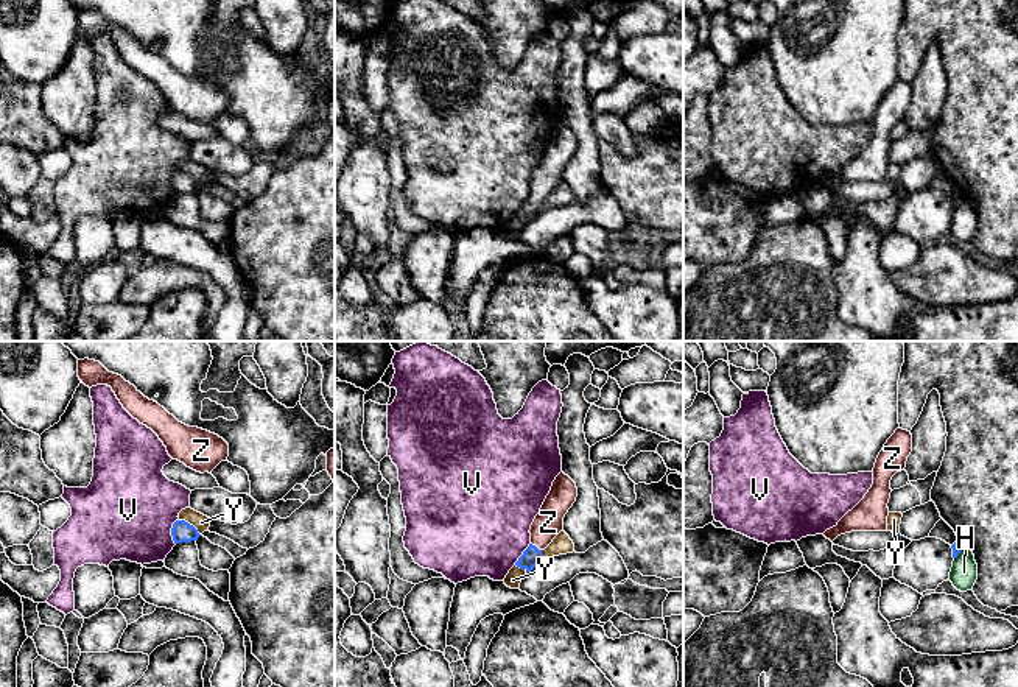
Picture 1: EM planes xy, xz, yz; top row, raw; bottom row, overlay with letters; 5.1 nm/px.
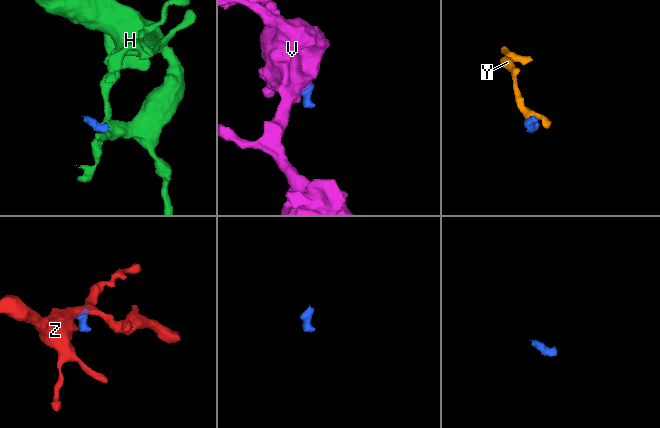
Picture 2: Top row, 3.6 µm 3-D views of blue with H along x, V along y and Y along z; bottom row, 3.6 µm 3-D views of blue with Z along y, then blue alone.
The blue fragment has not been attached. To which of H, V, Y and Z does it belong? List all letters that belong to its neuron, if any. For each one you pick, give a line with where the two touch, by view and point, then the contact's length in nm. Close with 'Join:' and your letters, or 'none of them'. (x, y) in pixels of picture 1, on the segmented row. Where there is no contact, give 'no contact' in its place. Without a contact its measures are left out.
Z: xz (534, 546) | 70 nm
Join: Z

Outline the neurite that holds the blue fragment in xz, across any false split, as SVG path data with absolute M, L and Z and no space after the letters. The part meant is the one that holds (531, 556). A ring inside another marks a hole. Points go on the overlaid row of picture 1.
M560 472L531 525L531 544L515 562L517 567L525 569L528 573L542 562L542 551L563 530L563 517L576 502L576 497L576 483Z

